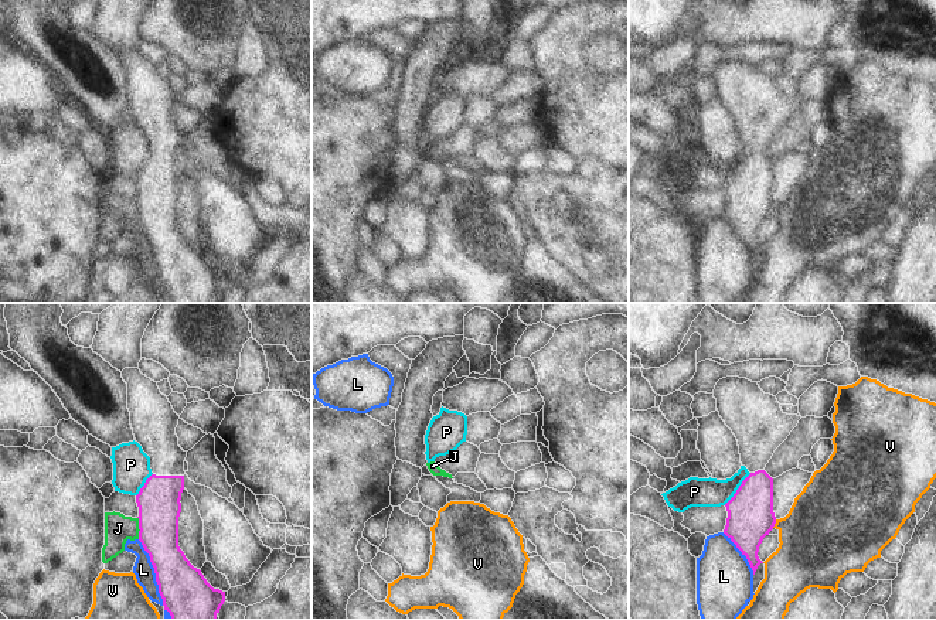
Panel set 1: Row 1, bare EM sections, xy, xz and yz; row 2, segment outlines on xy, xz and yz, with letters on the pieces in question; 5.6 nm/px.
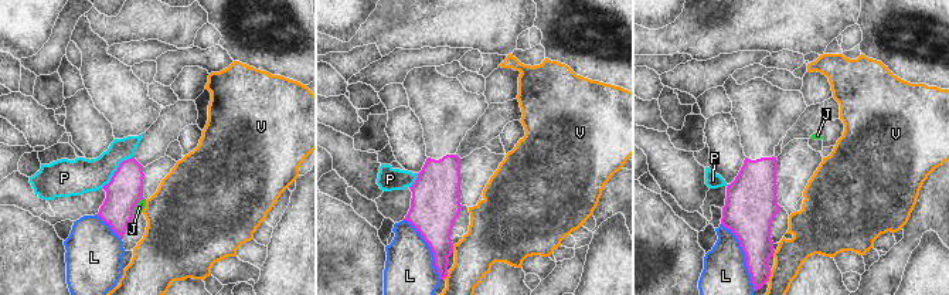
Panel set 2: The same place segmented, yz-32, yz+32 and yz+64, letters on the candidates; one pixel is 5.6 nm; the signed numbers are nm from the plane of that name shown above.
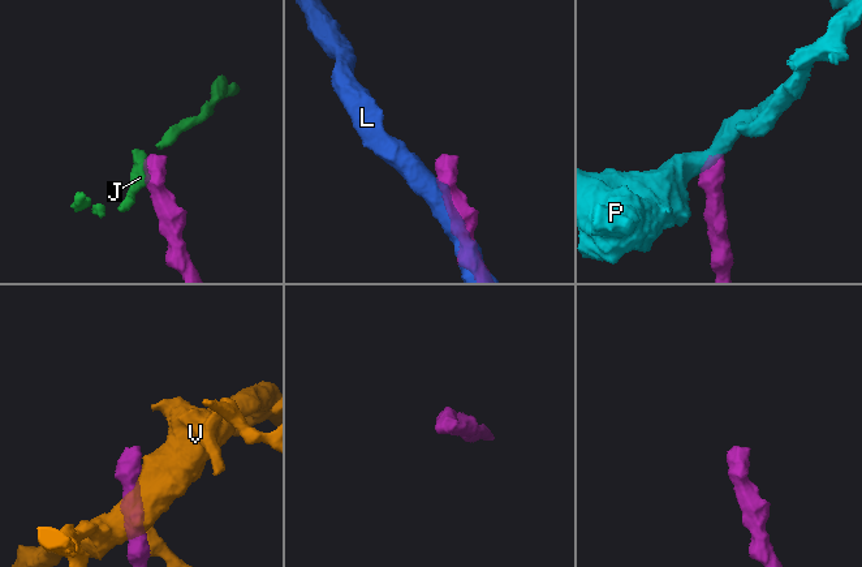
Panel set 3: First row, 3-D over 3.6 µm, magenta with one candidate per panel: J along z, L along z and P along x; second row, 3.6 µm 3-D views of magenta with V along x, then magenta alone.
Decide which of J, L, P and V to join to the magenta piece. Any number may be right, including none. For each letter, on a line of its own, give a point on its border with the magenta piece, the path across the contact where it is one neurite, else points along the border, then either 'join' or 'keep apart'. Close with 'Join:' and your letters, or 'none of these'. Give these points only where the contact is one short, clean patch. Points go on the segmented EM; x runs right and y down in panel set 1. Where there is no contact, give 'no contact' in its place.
J: xy (139, 528) | along xy (138, 517), (139, 538) | keep apart
L: xy (155, 572) | keep apart
P: yz (738, 489) | along yz (751, 473), (724, 504) | keep apart
V: yz (775, 523) | keep apart
Join: none of these

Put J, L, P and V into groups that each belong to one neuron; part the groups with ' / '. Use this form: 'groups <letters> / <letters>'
groups J / L / P / V

